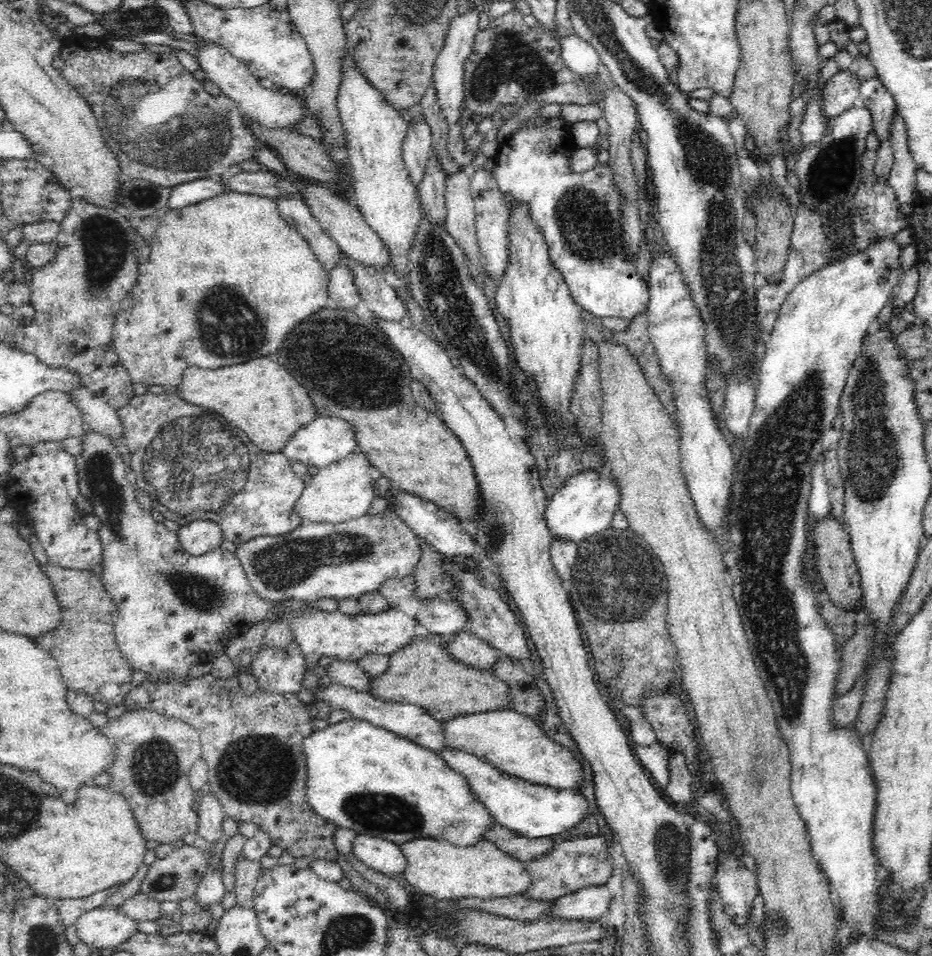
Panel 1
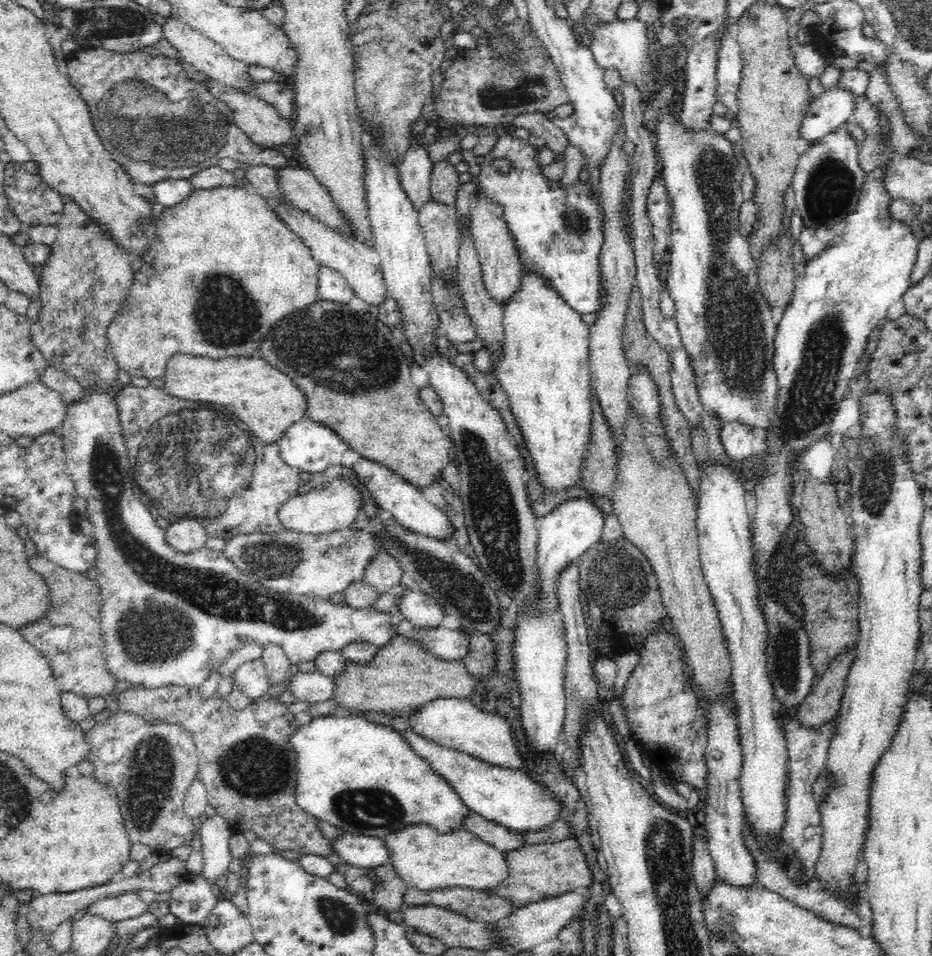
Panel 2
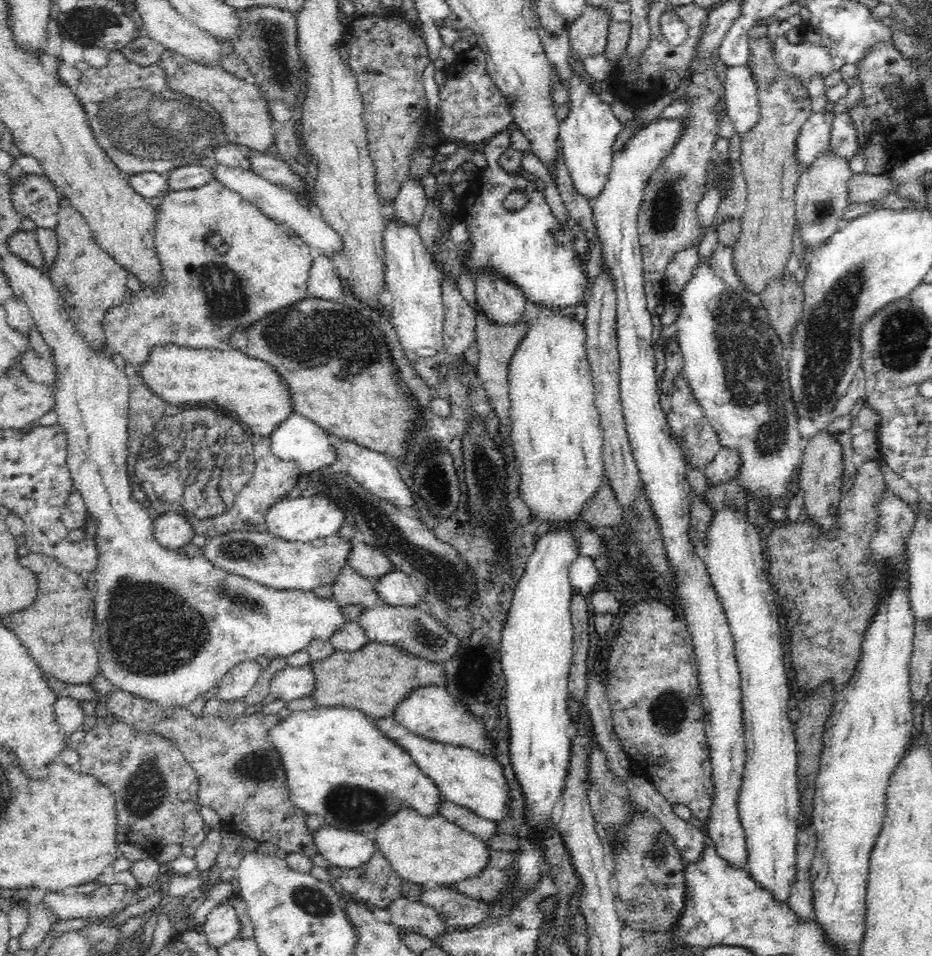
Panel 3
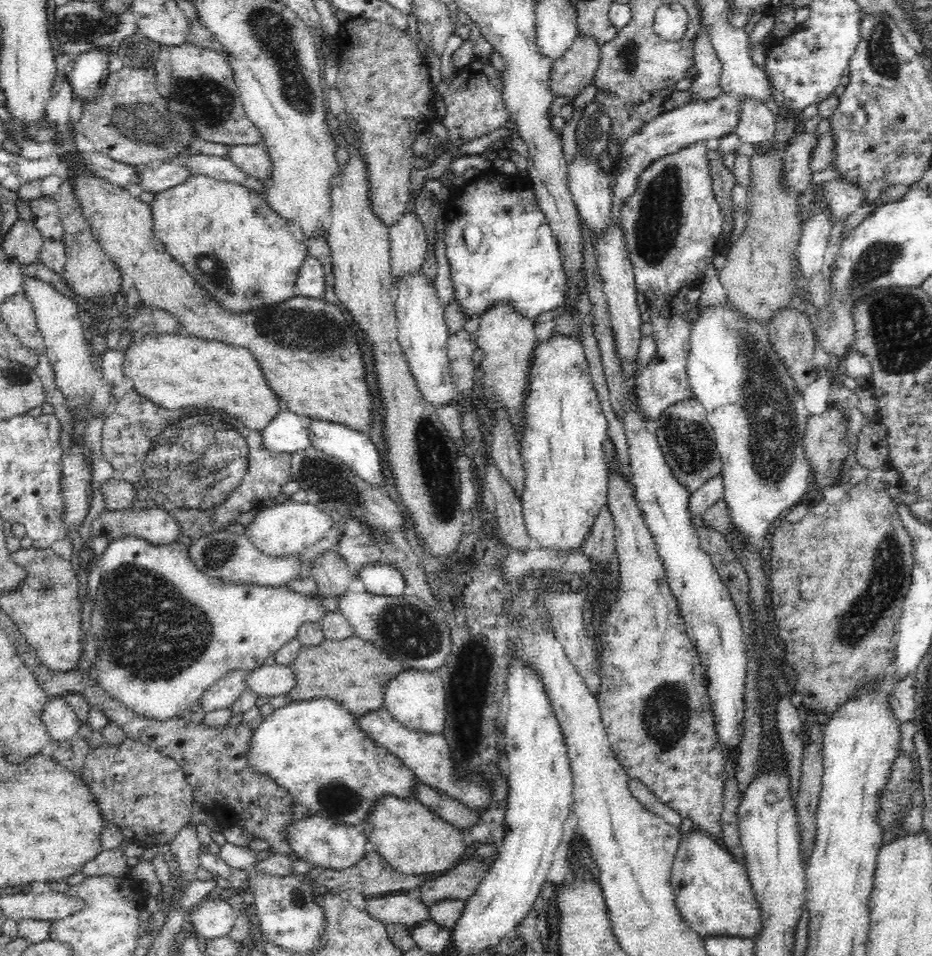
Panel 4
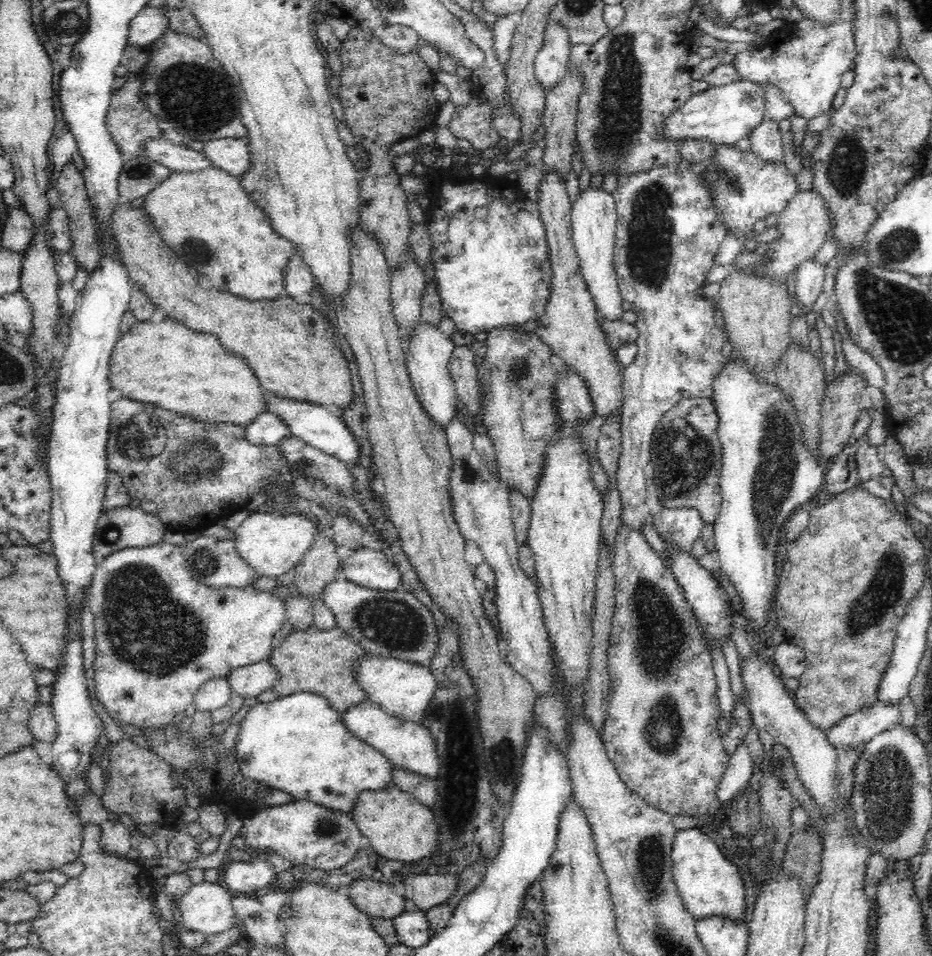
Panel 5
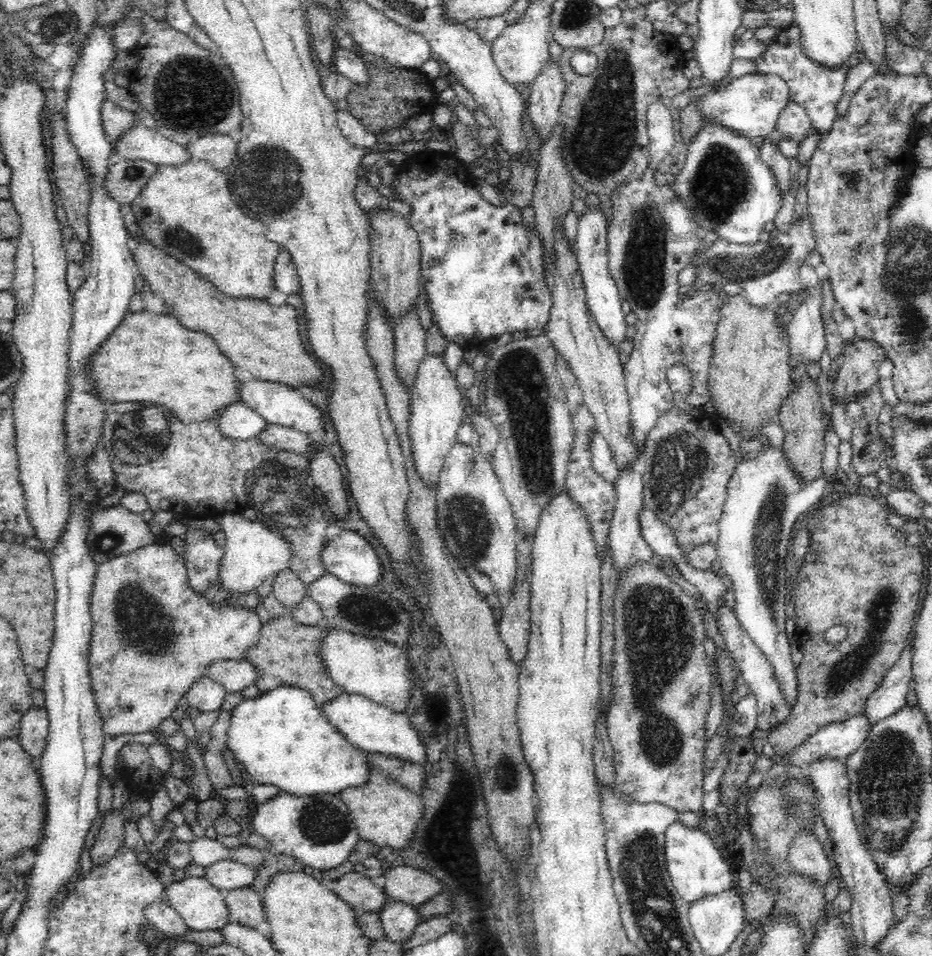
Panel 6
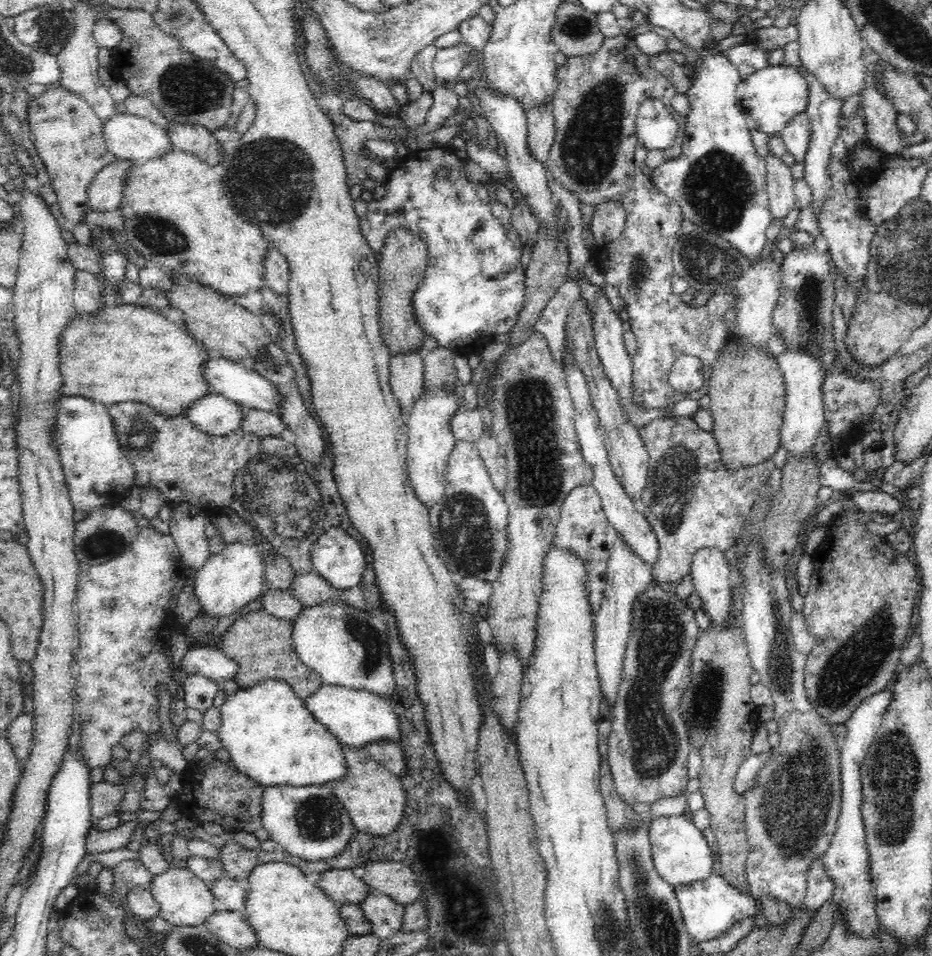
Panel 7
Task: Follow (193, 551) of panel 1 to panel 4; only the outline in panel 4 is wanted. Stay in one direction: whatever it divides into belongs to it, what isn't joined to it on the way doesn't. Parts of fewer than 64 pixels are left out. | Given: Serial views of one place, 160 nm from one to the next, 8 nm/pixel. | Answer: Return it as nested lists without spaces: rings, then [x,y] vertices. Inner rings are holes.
[[[164,507],[143,508],[140,510],[124,509],[100,512],[92,522],[91,528],[91,548],[94,554],[100,556],[114,538],[124,536],[124,533],[132,533],[134,536],[149,541],[150,544],[158,546],[173,546],[181,534],[179,524],[173,519]]]

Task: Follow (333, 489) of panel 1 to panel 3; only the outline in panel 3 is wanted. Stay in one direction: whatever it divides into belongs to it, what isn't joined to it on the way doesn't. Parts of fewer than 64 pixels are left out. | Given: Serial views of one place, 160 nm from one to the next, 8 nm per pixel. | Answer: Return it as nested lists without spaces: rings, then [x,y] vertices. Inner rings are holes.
[[[318,494],[312,497],[282,499],[266,512],[265,523],[267,532],[272,537],[282,538],[284,541],[314,541],[338,533],[340,526],[344,525],[344,508],[334,498],[322,498]]]

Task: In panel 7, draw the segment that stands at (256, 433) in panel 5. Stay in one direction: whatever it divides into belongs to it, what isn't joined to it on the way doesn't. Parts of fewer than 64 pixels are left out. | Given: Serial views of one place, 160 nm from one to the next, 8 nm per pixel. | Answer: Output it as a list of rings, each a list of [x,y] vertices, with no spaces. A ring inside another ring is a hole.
[[[212,392],[198,403],[194,403],[184,416],[202,432],[224,436],[241,428],[240,423],[246,409]]]

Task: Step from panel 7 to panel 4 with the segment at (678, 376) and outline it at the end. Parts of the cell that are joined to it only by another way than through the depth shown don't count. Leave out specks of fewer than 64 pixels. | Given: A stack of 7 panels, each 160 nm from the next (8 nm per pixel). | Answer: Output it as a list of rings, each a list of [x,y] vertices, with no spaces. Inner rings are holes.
[[[690,398],[671,405],[660,414],[657,426],[658,439],[664,449],[664,455],[672,465],[677,480],[690,492],[696,492],[712,476],[721,474],[723,464],[717,449],[715,433],[707,419],[707,411],[698,400]]]

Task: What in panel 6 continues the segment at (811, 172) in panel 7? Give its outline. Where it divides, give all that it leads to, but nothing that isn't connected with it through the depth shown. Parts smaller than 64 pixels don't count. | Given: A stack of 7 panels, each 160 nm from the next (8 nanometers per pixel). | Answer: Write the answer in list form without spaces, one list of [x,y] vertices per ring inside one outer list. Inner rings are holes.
[[[795,23],[790,28],[778,30],[767,49],[752,61],[756,64],[754,73],[775,74],[788,83],[790,100],[803,106],[811,118],[811,128],[817,130],[820,136],[826,136],[827,130],[839,116],[836,113],[836,104],[844,94],[844,82],[846,73],[851,68],[850,64],[841,65],[836,69],[826,69],[813,62],[804,54],[800,29]]]

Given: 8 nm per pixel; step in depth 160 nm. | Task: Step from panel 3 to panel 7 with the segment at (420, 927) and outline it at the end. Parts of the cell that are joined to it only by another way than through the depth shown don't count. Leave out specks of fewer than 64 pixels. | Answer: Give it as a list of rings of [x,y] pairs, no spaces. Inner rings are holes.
[[[351,869],[326,870],[320,878],[319,887],[326,896],[335,900],[340,905],[358,905],[372,889],[362,882],[358,872]]]

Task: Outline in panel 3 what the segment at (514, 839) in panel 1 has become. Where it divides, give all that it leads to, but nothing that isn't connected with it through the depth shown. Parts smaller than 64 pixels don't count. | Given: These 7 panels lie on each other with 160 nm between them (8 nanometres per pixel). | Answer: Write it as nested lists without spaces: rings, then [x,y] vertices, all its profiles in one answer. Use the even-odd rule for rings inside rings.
[[[445,800],[440,815],[445,820],[452,824],[457,824],[460,828],[466,829],[483,841],[497,834],[495,830],[497,829],[498,822],[482,819],[468,808],[459,807],[454,802]]]

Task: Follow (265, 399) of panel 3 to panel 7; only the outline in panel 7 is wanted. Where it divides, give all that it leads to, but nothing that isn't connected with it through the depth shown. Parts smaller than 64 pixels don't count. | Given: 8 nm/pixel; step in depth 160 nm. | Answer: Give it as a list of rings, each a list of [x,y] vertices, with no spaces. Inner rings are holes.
[[[111,305],[106,307],[104,311],[100,312],[100,319],[98,320],[80,320],[78,314],[73,316],[74,320],[70,323],[70,326],[66,328],[65,334],[62,335],[60,342],[60,359],[61,359],[61,372],[66,372],[66,395],[65,396],[82,396],[84,399],[92,400],[102,405],[114,405],[127,401],[137,401],[149,405],[152,409],[155,409],[164,416],[178,416],[186,414],[193,407],[194,403],[198,403],[213,390],[210,389],[206,377],[204,377],[204,364],[206,360],[200,351],[204,350],[204,345],[201,342],[196,341],[190,333],[187,332],[184,326],[175,326],[172,322],[169,322],[165,316],[162,316],[154,311],[144,309],[135,305]]]

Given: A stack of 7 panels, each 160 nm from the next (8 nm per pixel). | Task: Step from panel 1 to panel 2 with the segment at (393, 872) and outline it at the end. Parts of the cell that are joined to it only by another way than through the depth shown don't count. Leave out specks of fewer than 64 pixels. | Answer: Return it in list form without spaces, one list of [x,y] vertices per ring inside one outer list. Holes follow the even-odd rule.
[[[344,833],[333,841],[333,860],[358,868],[378,868],[389,864],[389,847],[378,837]]]

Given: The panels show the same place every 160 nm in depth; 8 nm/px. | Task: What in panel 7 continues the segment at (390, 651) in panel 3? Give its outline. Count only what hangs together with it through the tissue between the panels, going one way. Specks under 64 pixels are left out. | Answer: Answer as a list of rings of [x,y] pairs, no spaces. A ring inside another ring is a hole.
[[[263,608],[239,616],[226,632],[224,647],[219,649],[236,662],[237,671],[233,680],[238,686],[252,687],[266,679],[283,680],[304,701],[324,686],[321,676],[297,655],[291,621],[272,616]]]

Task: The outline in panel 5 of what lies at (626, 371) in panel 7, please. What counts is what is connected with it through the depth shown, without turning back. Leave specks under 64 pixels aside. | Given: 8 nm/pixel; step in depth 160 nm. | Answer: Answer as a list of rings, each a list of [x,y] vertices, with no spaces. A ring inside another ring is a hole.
[[[590,186],[579,192],[571,206],[571,225],[573,228],[573,243],[578,254],[582,277],[589,286],[590,295],[594,300],[599,316],[610,321],[622,320],[622,298],[614,267],[613,252],[615,234],[617,231],[616,201],[612,194]]]

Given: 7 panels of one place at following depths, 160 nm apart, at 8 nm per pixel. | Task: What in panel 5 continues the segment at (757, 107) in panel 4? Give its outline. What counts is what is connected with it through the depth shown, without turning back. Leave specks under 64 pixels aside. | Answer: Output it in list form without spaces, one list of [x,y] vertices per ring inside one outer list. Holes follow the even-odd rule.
[[[764,116],[756,128],[747,133],[751,142],[750,150],[758,155],[758,158],[766,162],[784,160],[784,144],[778,122]]]

